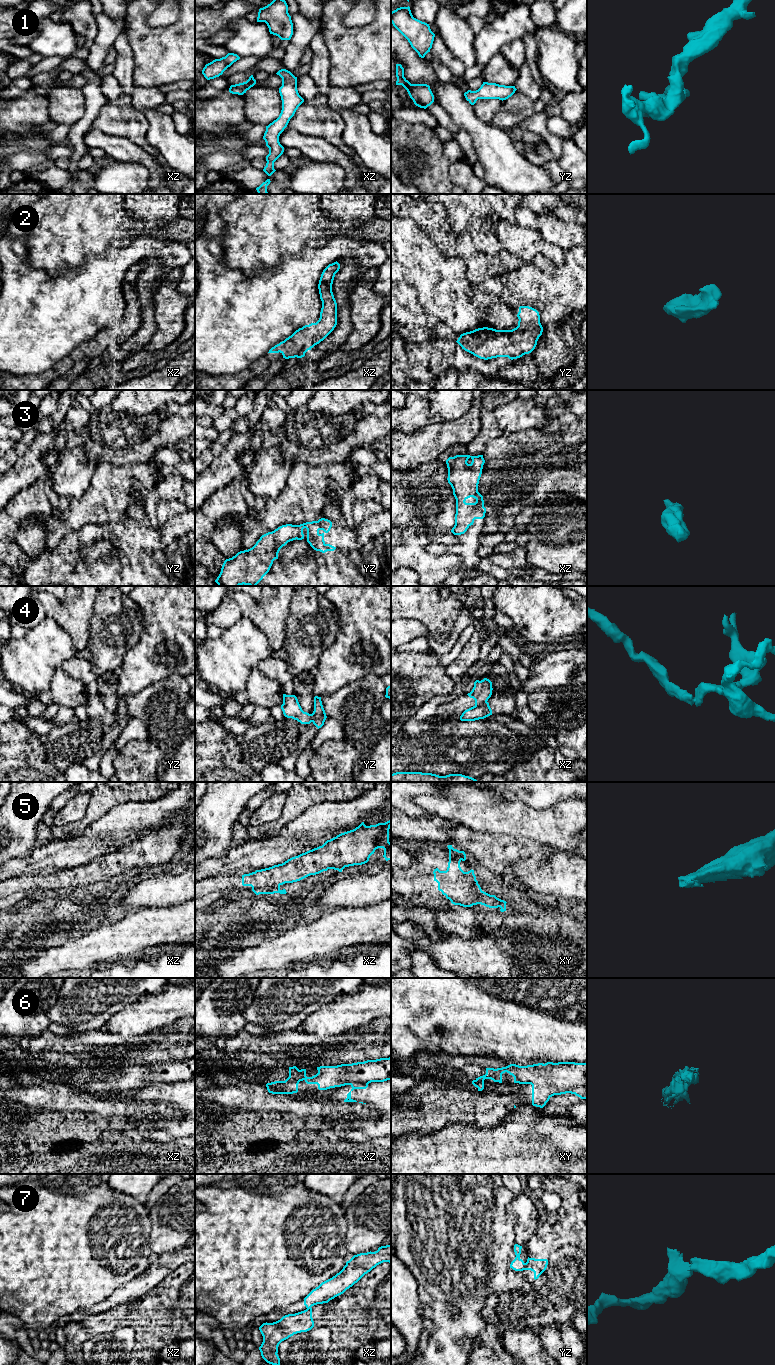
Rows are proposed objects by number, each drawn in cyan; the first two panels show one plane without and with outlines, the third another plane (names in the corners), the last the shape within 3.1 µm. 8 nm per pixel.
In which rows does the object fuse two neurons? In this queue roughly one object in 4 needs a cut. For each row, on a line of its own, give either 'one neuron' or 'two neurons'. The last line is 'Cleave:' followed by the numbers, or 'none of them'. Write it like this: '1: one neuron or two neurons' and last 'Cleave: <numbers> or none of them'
1: one neuron
2: one neuron
3: one neuron
4: two neurons
5: one neuron
6: one neuron
7: two neurons
Cleave: 4, 7

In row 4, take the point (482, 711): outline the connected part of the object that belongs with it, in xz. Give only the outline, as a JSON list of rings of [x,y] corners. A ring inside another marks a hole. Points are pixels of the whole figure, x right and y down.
[[[485,702],[478,706],[473,706],[465,710],[460,716],[461,721],[475,721],[479,719],[484,719],[492,715],[492,710],[488,702]]]

